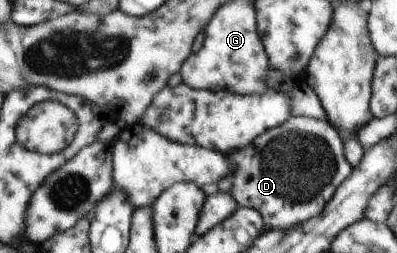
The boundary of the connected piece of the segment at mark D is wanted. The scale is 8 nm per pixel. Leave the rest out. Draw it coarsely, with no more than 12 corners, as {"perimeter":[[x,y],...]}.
{"perimeter":[[292,117],[226,156],[265,227],[318,216],[353,167],[328,121]]}

